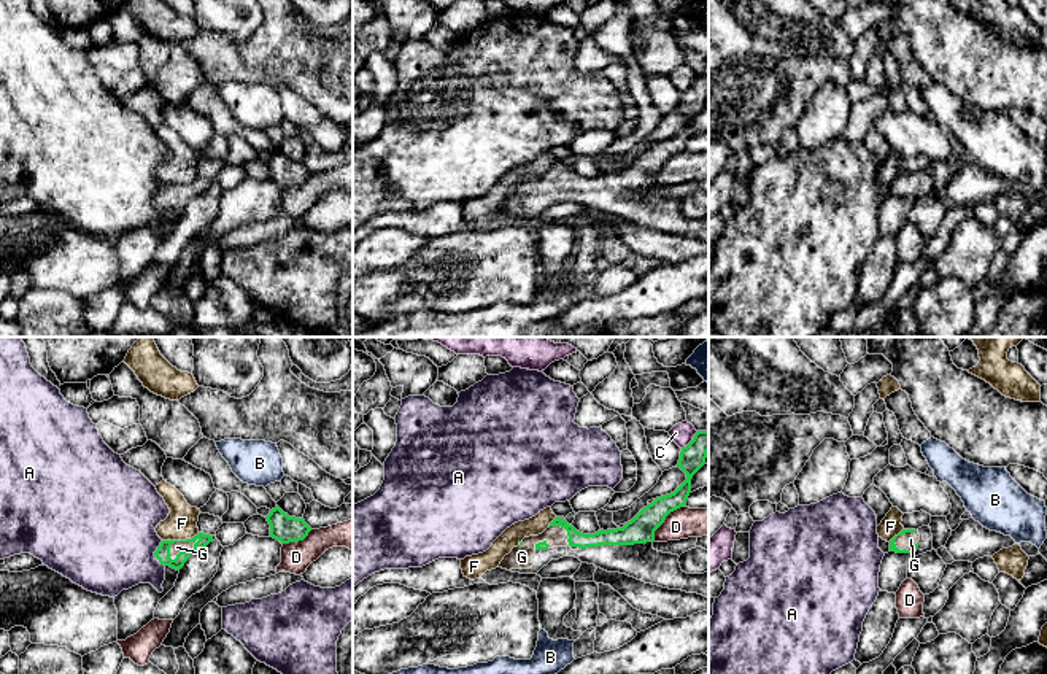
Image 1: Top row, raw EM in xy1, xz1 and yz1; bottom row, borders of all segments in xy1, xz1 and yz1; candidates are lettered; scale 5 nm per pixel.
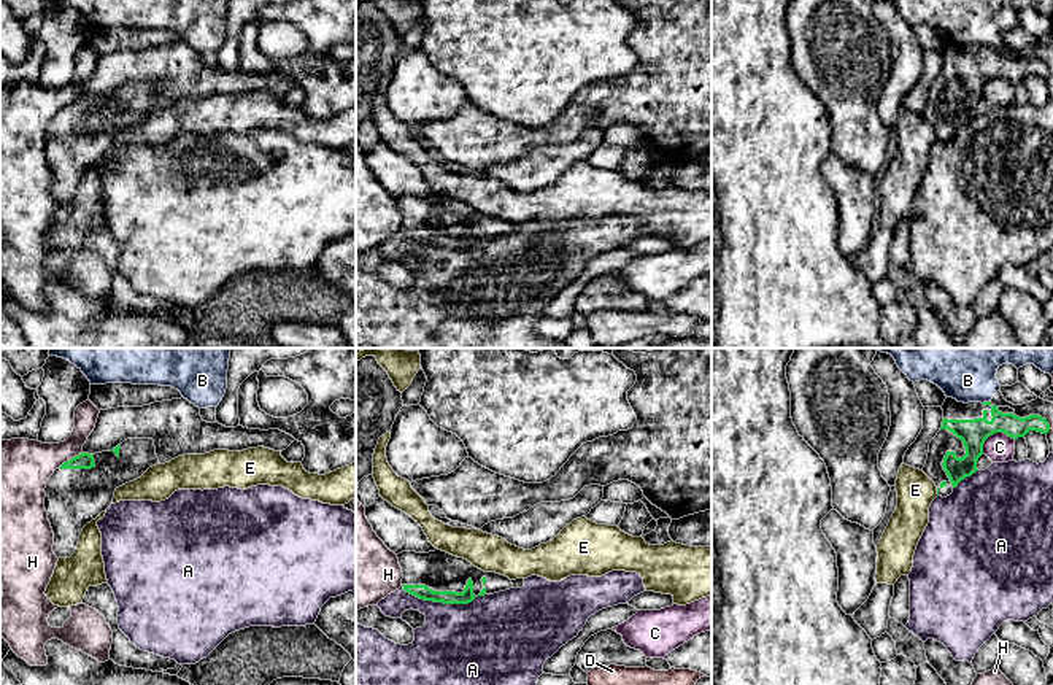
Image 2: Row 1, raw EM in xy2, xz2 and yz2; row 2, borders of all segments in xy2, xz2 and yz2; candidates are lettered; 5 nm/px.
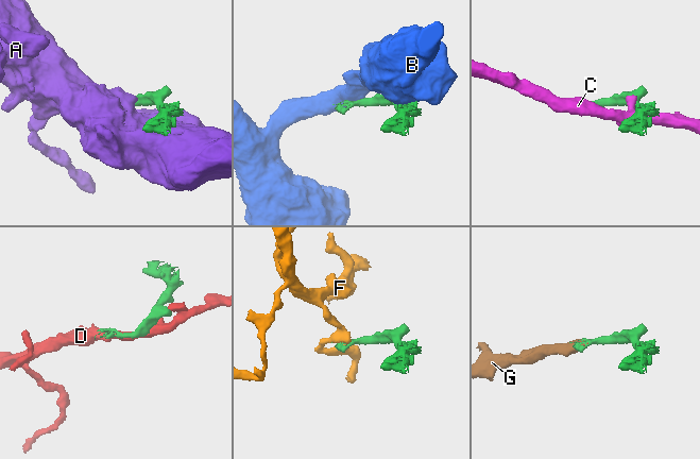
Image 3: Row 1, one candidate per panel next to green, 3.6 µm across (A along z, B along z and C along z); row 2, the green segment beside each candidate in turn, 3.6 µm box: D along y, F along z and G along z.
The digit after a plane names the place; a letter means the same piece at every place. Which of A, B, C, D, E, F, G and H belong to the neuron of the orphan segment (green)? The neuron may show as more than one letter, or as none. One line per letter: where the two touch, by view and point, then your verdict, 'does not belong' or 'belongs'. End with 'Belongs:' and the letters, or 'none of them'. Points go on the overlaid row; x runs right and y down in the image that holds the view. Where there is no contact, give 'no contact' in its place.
A: meets green in xz2 at (443, 603); does not belong
B: meets green in yz2 at (985, 402); does not belong
C: meets green in yz2 at (993, 433); does not belong
D: meets green in xz1 at (664, 519); does not belong
E: meets green in yz2 at (937, 491); does not belong
F: meets green in xy1 at (180, 541); does not belong
G: meets green in xy1 at (185, 550); belongs
H: meets green in xy2 at (72, 458); does not belong
Belongs: G

